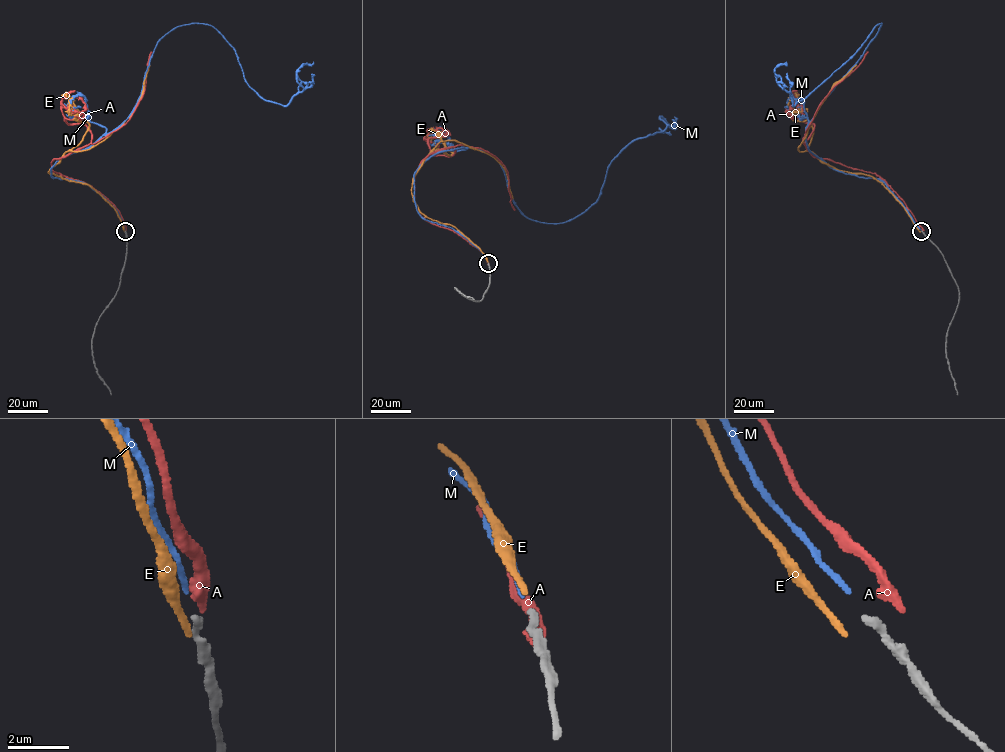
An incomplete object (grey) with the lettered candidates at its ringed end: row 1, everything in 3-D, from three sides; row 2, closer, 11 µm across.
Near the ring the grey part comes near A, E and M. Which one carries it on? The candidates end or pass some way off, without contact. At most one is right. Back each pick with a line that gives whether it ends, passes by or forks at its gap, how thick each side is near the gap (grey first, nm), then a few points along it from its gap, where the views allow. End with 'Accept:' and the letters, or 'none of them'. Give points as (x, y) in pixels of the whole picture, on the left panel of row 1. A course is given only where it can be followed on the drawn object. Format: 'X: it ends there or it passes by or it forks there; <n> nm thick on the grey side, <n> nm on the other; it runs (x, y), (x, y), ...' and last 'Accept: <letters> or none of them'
M: it ends there; 240 nm thick on the grey side, 170 nm on the other; it runs (124, 229), (104, 198), (51, 168), (127, 118), (163, 36), (213, 26), (247, 84), (285, 106), (313, 62)
Accept: M

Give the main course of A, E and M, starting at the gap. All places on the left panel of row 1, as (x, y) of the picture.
A: (125, 229), (113, 204), (88, 185), (51, 170), (51, 163), (96, 143), (125, 123), (144, 92), (151, 52)
E: (124, 231), (115, 209), (90, 186), (49, 172), (66, 152), (89, 149), (128, 118), (141, 98), (149, 65)
M: (124, 229), (104, 198), (51, 168), (127, 118), (163, 36), (213, 26), (247, 84), (285, 106), (313, 62)

